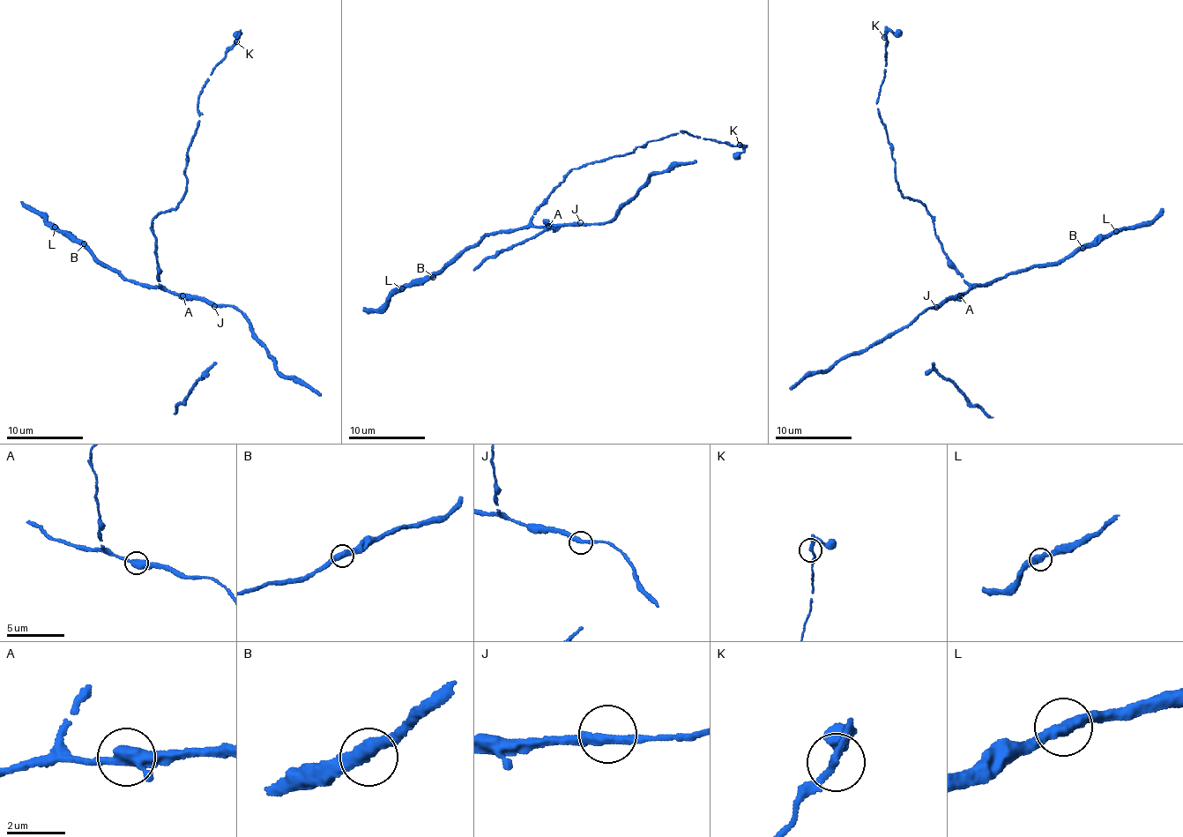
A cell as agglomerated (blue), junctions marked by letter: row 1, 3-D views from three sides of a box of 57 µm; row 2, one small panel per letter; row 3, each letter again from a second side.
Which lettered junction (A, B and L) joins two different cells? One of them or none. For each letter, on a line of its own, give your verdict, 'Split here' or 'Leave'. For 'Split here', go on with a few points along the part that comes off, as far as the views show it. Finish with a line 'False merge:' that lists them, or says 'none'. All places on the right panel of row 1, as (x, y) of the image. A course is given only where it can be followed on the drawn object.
A: Leave
B: Leave
L: Leave
False merge: none

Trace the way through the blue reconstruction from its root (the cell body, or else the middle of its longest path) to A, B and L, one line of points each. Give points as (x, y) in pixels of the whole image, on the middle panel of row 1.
A: (550, 192), (531, 220), (534, 227), (548, 227)
B: (550, 192), (527, 225), (486, 233), (476, 244), (456, 253), (433, 277)
L: (550, 192), (527, 225), (486, 233), (476, 244), (456, 253), (440, 271), (416, 278), (402, 288)

